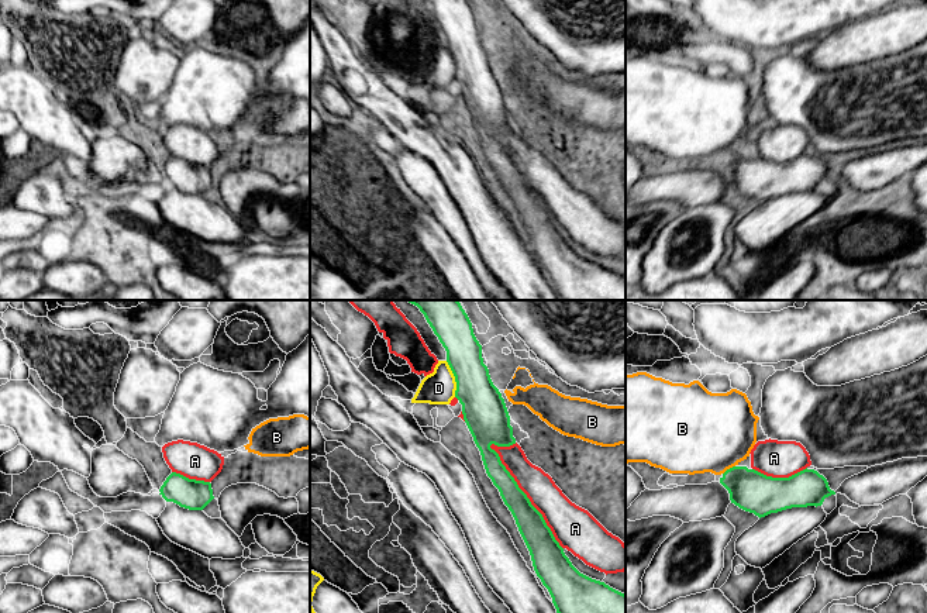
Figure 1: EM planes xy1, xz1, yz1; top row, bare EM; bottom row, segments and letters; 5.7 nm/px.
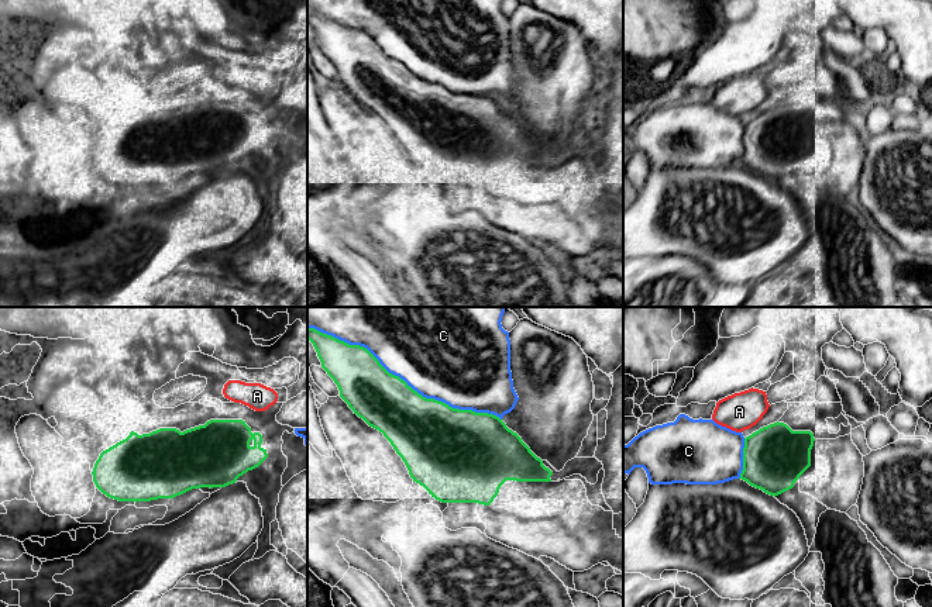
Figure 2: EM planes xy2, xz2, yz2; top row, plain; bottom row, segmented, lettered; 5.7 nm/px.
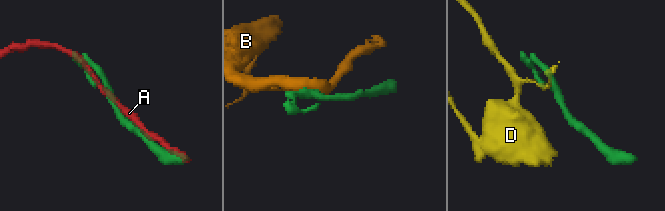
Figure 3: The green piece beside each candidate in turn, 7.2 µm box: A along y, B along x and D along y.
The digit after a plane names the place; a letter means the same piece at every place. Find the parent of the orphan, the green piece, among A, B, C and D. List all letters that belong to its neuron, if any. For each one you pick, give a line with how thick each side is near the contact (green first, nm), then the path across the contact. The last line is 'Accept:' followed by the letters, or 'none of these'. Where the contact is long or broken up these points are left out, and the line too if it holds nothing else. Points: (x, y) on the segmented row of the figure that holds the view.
Accept: none of these

